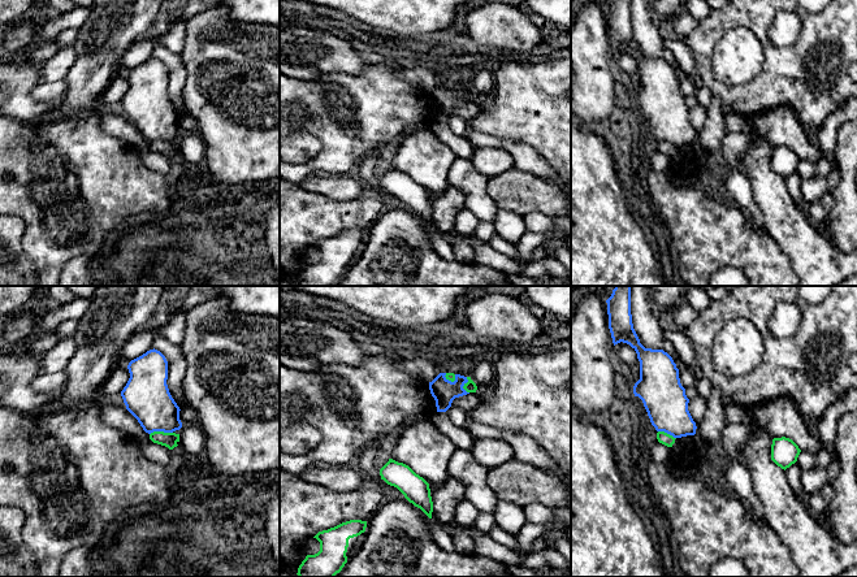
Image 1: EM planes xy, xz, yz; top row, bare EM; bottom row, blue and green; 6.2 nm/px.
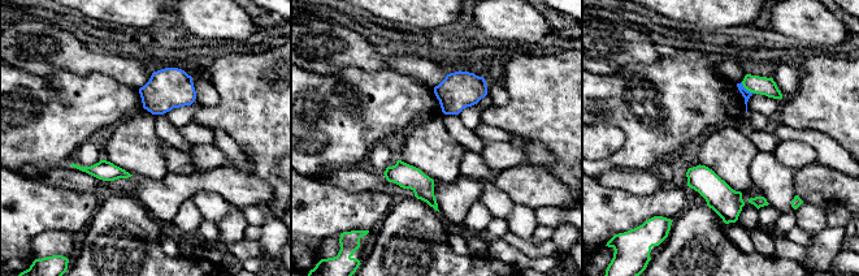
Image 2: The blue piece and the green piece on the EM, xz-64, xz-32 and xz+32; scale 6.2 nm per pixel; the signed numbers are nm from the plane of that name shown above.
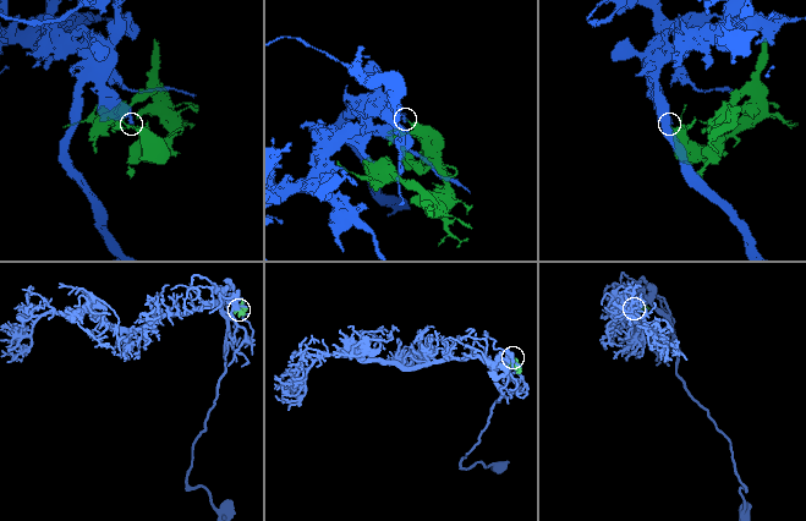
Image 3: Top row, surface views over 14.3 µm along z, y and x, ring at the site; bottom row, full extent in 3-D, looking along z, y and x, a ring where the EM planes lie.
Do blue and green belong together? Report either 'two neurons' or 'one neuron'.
two neurons

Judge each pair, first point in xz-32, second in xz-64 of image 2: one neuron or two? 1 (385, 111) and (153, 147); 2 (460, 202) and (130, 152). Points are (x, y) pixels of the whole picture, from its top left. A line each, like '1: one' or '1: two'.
1: two
2: two

